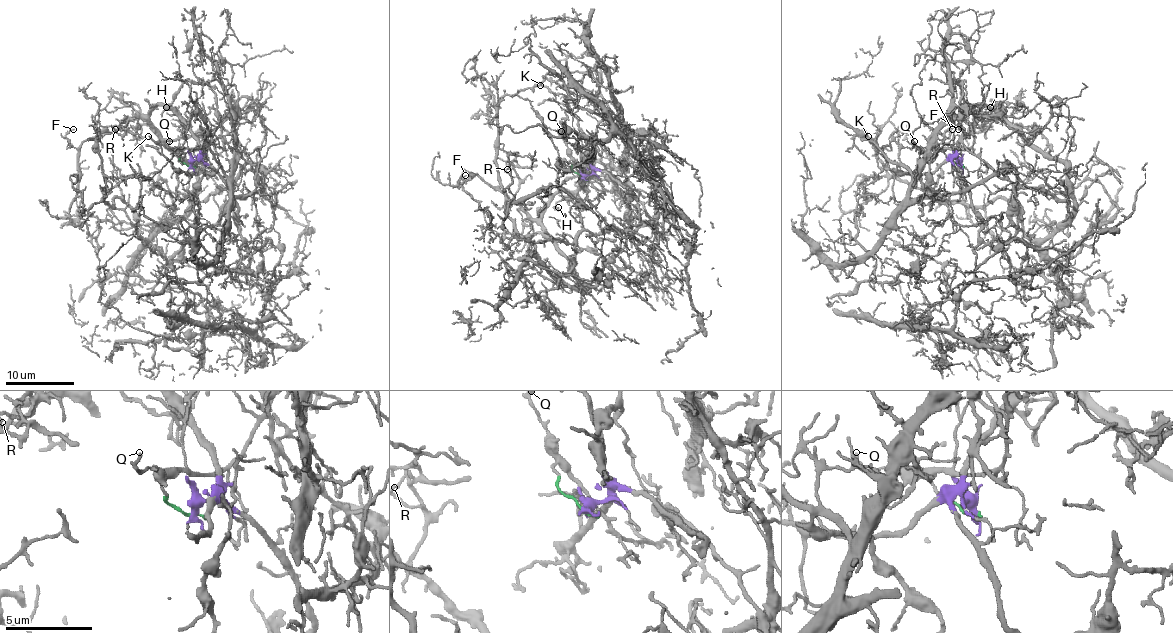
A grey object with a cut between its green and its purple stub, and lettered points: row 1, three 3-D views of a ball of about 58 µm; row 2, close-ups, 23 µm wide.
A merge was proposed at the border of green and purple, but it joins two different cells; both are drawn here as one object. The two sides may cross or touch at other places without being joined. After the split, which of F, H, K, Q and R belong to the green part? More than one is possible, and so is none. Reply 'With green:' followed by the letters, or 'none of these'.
With green: Q

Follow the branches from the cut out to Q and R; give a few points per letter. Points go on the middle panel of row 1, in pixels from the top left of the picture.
Q: (583, 179), (571, 168), (571, 150), (560, 131)
R: (583, 179), (593, 174), (574, 191), (559, 191), (536, 218), (512, 199), (519, 179), (512, 177), (507, 168)

